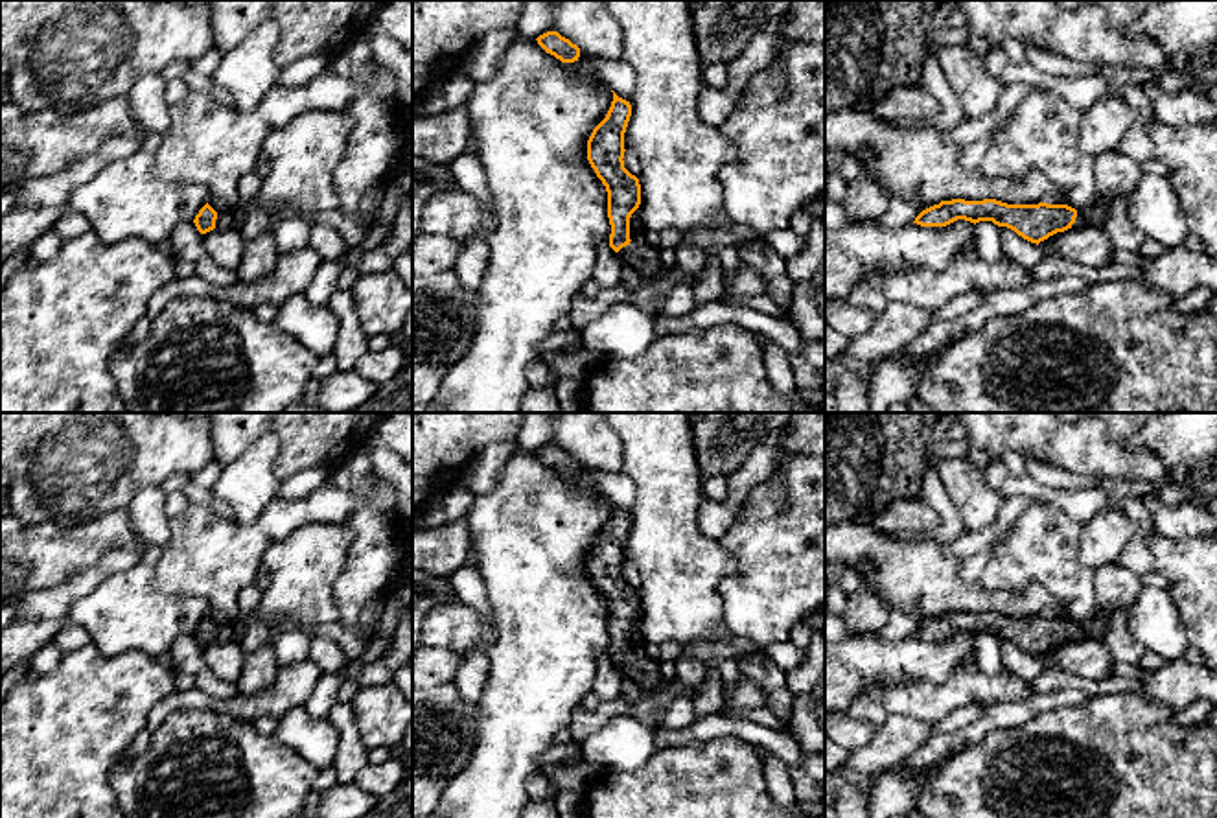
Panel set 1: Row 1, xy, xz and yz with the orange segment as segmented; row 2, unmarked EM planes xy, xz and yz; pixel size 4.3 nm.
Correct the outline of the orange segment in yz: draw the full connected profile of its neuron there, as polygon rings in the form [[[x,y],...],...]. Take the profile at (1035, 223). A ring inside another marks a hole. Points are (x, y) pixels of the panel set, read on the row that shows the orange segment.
[[[996,199],[941,201],[922,210],[913,223],[921,227],[946,227],[957,219],[970,223],[992,221],[1007,227],[1031,243],[1040,243],[1057,232],[1084,227],[1081,210],[1068,204],[1007,204]]]

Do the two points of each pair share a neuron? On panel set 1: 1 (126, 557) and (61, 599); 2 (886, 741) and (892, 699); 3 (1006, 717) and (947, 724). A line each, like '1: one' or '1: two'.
1: one
2: two
3: two

